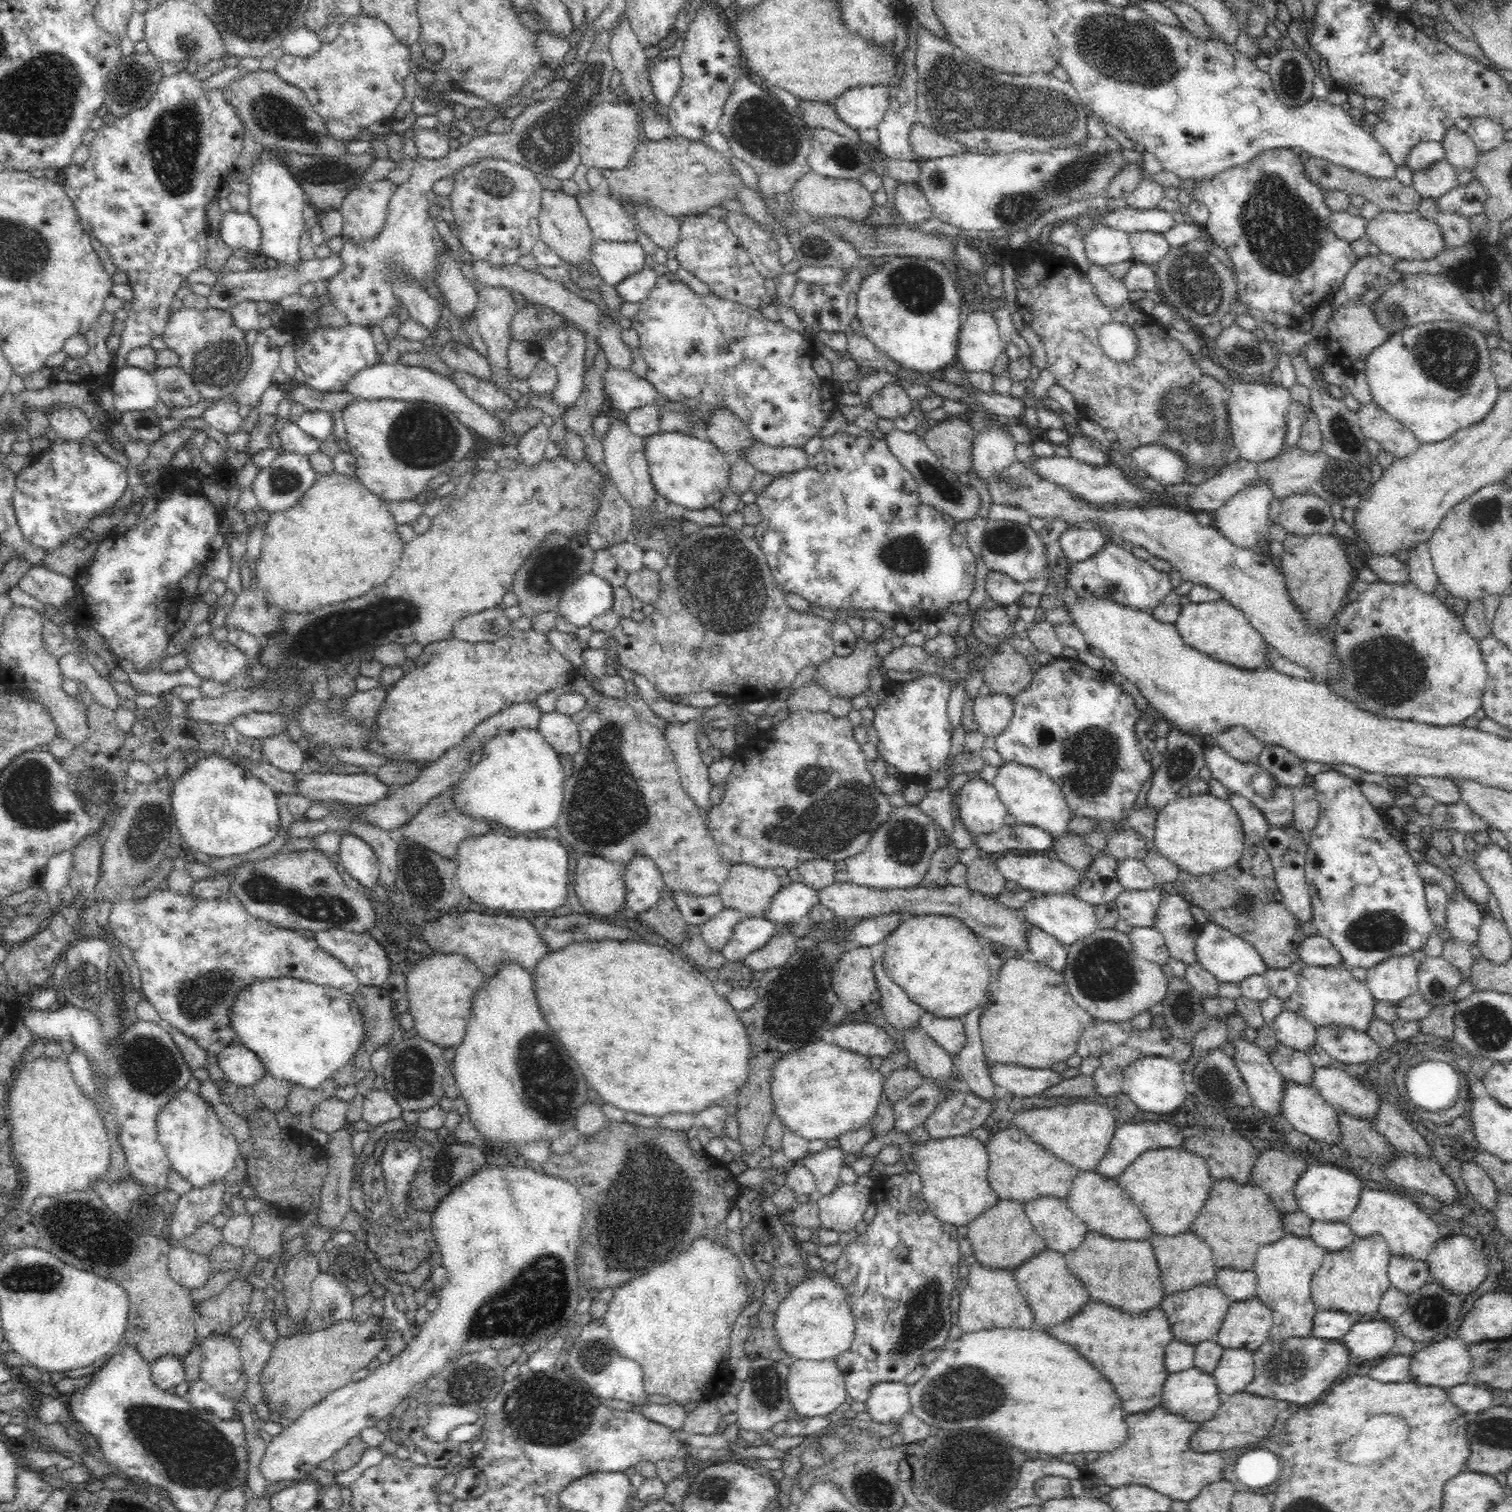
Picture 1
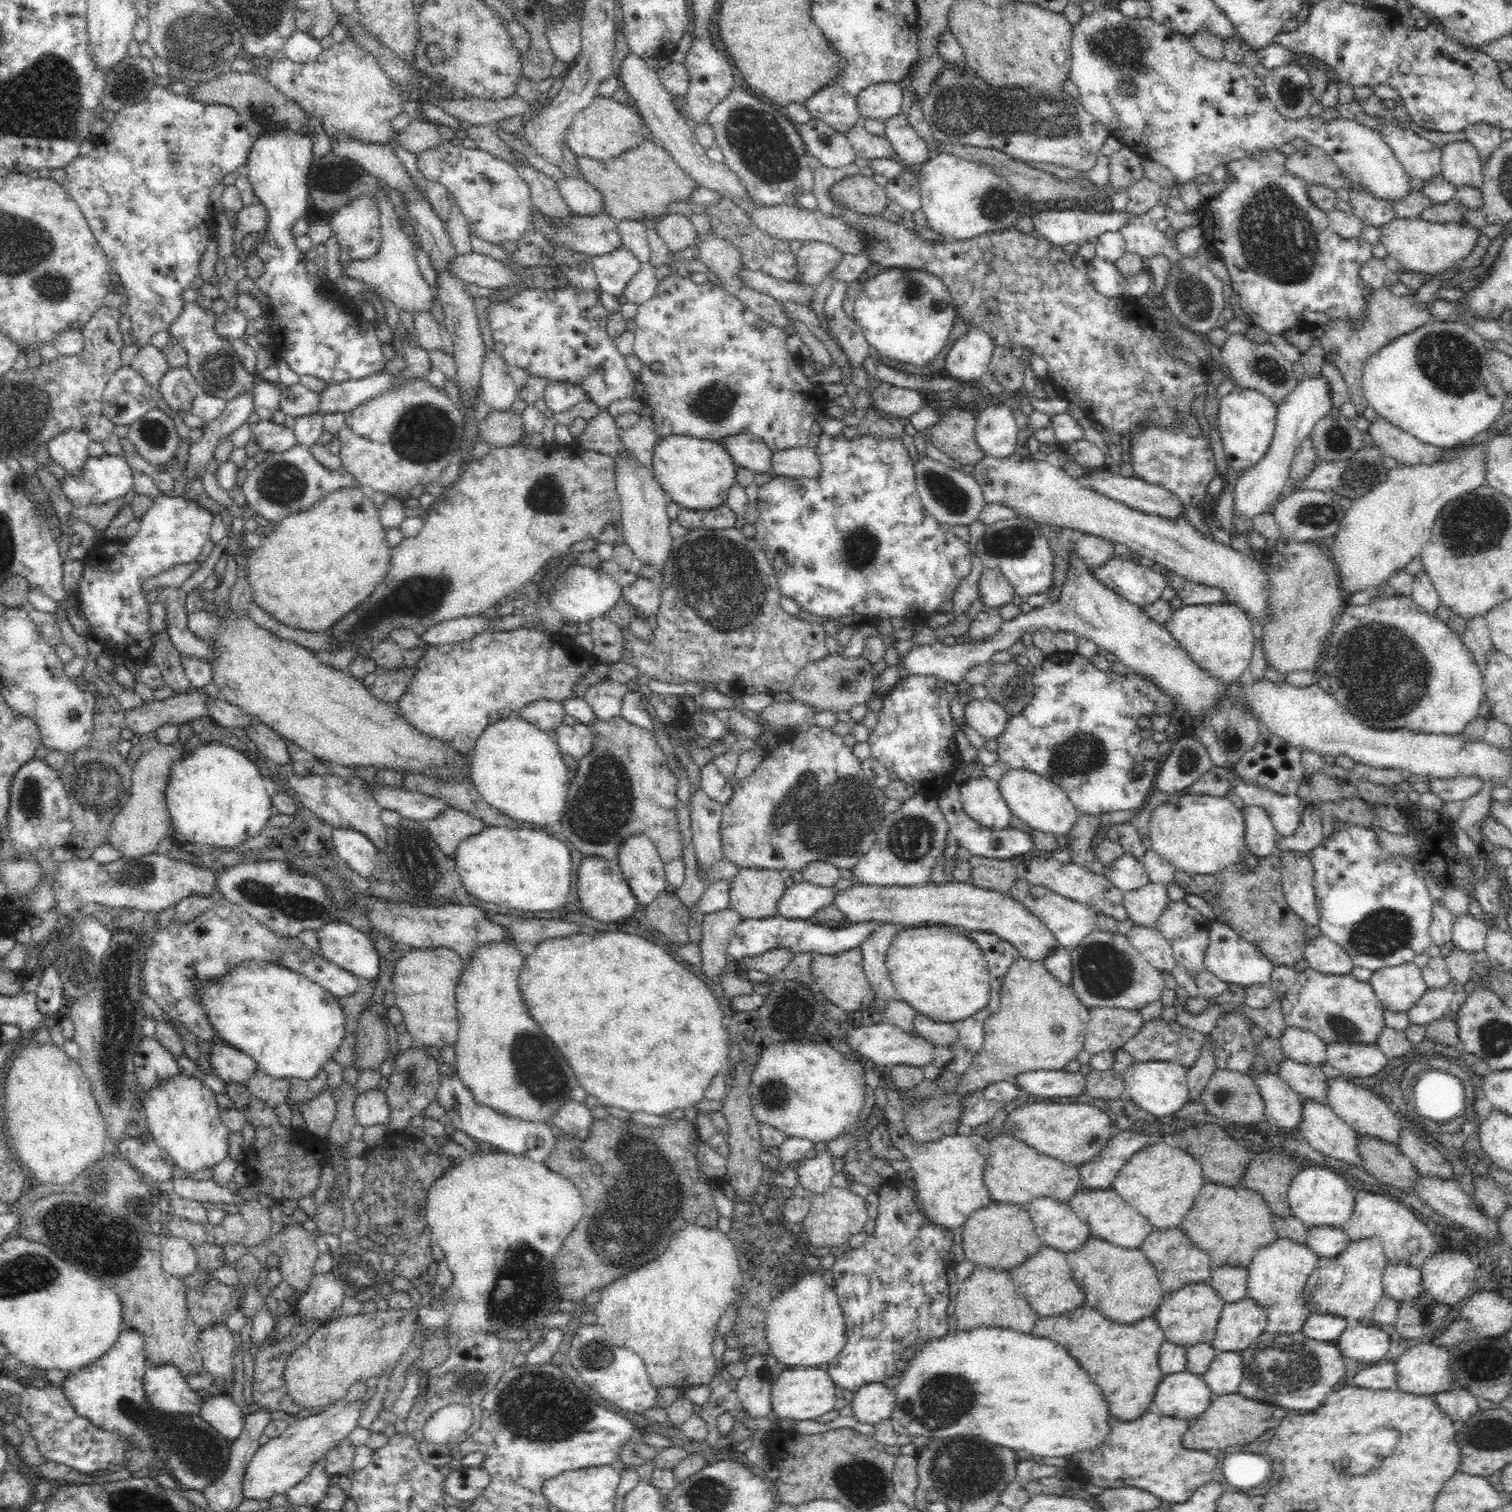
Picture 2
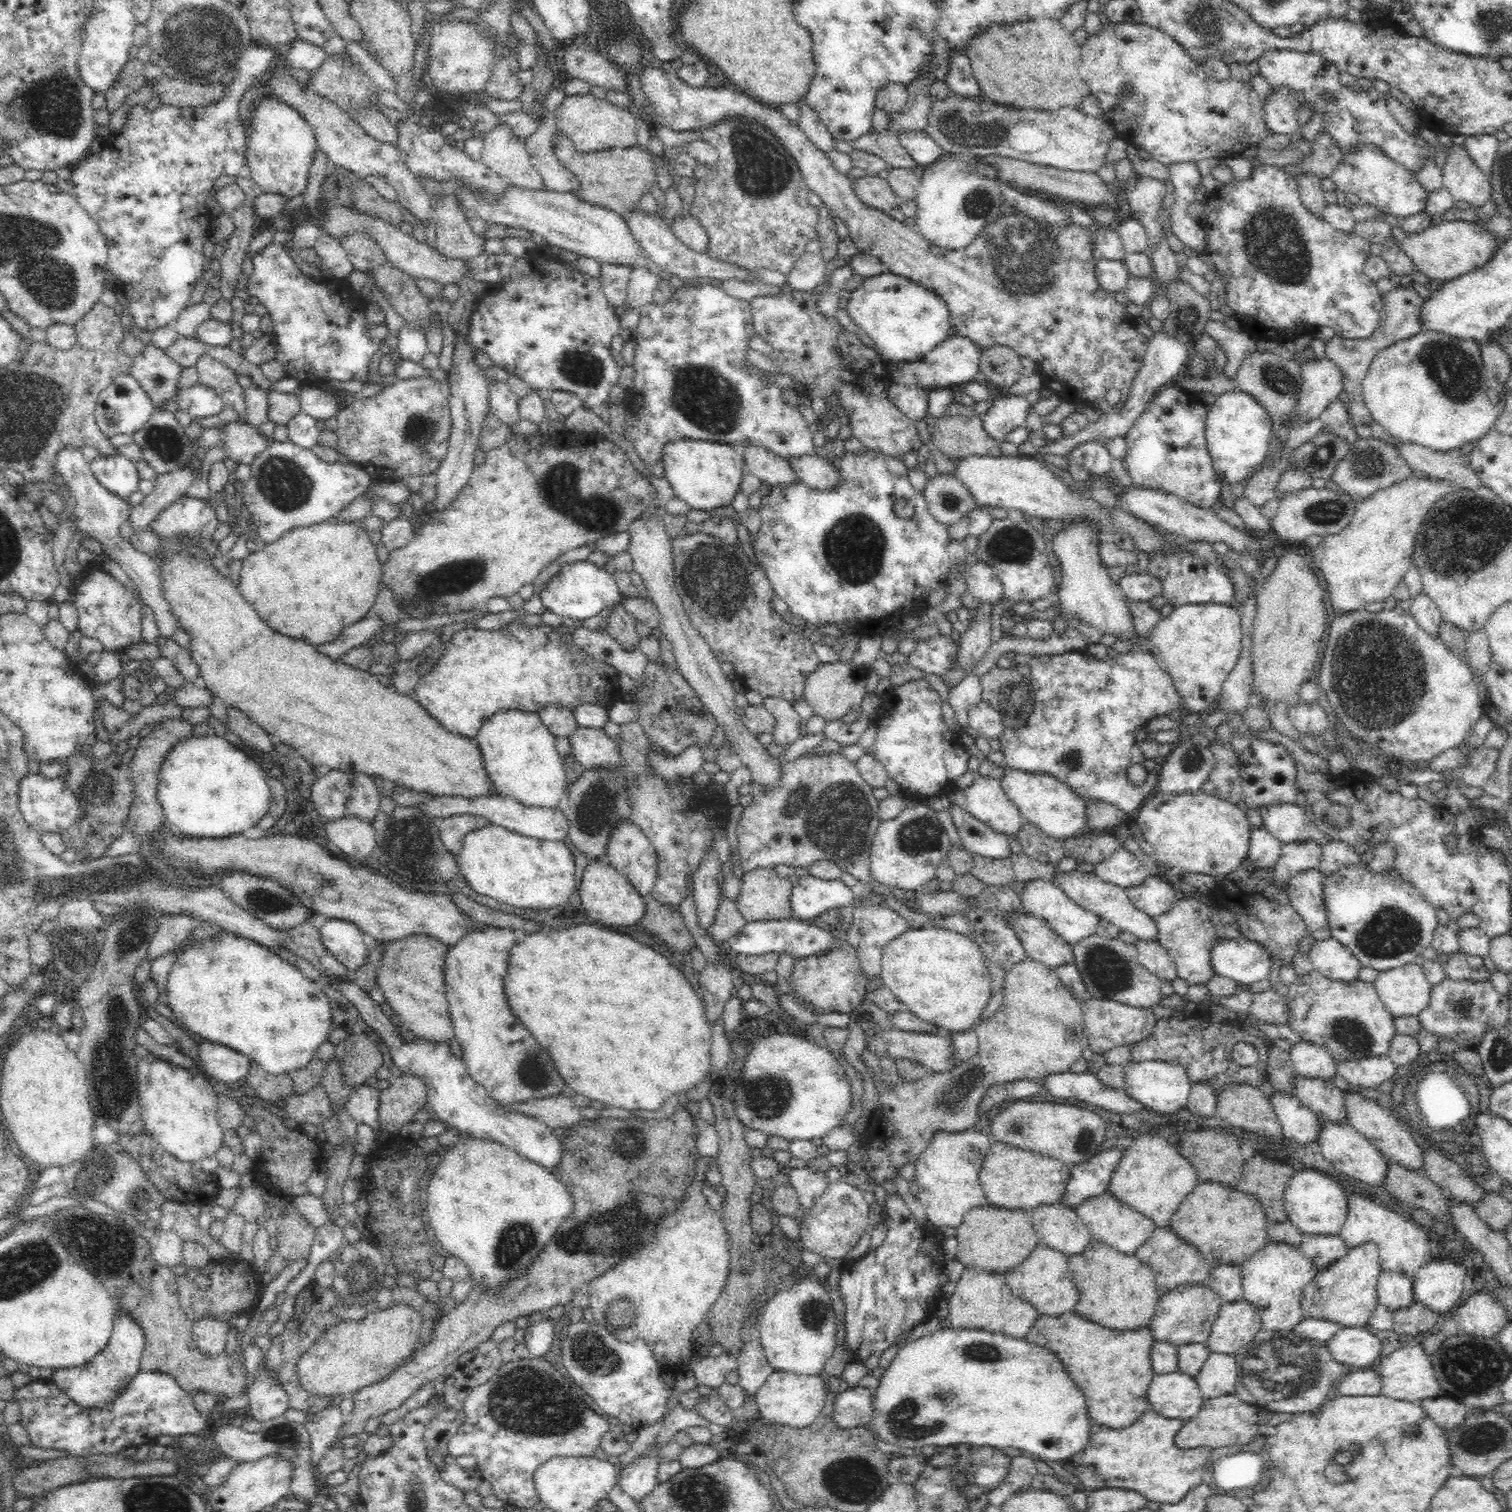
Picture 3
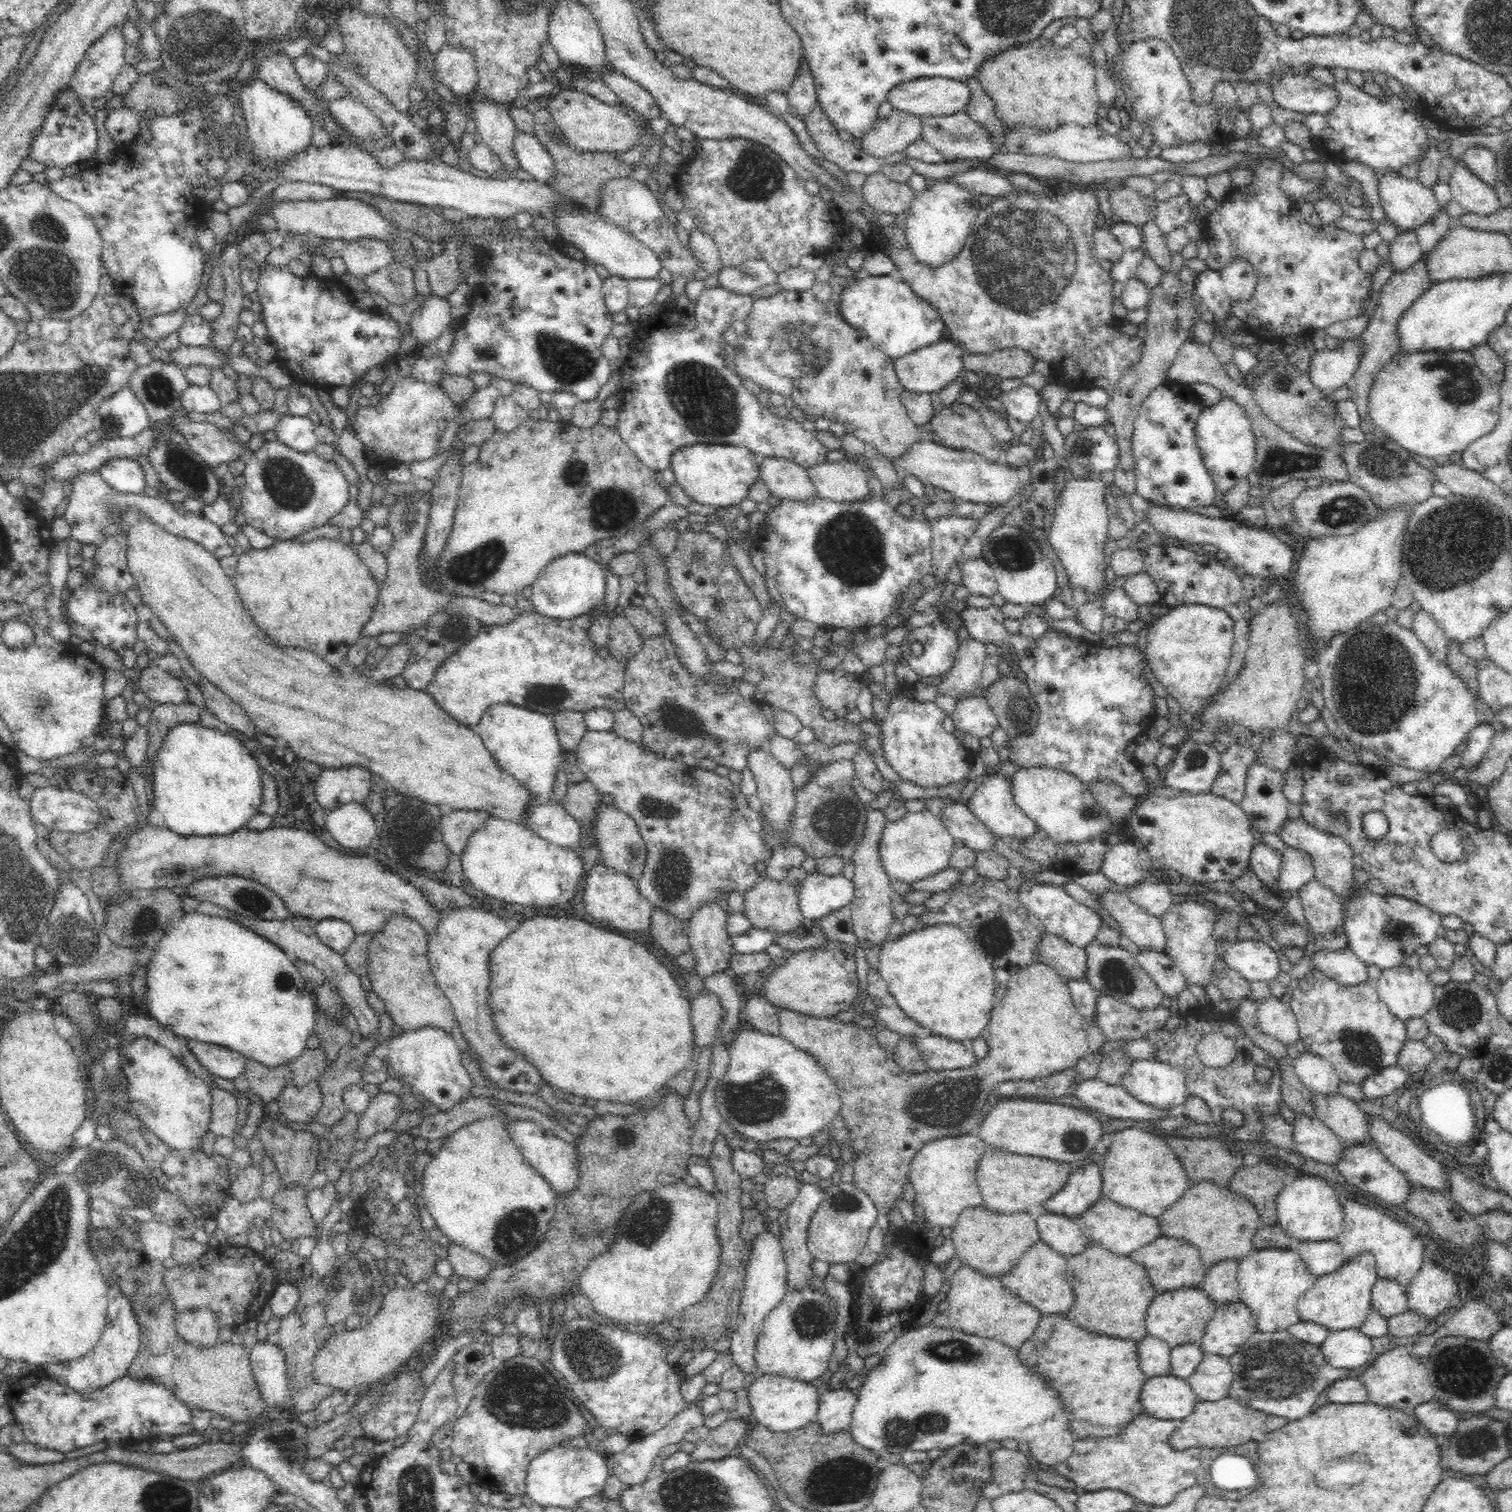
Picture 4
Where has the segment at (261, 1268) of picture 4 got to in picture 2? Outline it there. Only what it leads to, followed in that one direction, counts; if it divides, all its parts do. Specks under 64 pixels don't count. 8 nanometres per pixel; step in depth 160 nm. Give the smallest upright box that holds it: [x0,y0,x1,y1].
[185,1277,245,1332]

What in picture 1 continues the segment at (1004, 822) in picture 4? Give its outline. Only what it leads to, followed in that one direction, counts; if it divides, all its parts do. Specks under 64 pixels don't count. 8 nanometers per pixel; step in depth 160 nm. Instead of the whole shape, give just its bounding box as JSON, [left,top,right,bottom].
[959,777,1009,833]

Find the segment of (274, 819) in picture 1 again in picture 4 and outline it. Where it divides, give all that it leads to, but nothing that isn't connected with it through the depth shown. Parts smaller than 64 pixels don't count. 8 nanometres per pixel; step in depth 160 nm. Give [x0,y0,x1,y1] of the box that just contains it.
[148,721,262,836]

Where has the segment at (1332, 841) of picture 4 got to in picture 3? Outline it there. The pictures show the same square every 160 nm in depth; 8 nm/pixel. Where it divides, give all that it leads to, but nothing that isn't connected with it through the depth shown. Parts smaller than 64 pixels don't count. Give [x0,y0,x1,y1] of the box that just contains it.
[1260,802,1332,848]

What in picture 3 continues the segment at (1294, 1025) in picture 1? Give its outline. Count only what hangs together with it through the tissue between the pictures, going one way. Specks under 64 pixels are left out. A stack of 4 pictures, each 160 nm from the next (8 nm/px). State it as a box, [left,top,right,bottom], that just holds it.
[1290,1040,1338,1082]

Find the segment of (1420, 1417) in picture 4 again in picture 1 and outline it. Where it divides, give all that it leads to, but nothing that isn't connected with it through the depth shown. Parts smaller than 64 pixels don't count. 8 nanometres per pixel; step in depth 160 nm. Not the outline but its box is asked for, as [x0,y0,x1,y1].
[1446,1380,1493,1417]

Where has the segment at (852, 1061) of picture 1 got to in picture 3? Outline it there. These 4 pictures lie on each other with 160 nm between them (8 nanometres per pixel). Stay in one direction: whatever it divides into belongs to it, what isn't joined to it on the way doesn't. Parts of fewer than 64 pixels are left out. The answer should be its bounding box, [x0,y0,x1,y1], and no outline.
[733,1034,851,1140]

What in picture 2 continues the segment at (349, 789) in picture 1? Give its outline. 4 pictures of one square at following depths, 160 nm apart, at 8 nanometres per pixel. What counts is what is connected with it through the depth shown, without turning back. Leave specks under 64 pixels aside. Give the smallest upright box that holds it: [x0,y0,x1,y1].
[372,785,451,822]

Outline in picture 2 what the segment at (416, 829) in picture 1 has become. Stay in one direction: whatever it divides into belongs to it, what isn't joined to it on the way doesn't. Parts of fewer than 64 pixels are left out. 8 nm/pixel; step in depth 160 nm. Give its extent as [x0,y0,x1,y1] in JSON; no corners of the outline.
[426,807,486,856]

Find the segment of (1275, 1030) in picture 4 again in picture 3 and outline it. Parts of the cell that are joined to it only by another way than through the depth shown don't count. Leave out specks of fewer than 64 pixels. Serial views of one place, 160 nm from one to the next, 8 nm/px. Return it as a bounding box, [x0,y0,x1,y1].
[1251,990,1290,1025]

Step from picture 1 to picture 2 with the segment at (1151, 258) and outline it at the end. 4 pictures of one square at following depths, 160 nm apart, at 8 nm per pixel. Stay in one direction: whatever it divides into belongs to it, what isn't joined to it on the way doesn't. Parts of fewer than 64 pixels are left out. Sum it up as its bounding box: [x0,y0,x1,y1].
[1120,201,1183,266]

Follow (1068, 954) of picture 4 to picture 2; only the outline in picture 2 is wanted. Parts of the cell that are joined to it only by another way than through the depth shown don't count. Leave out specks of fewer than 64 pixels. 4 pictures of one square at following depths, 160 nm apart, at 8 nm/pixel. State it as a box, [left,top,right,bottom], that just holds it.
[834,881,1061,963]

